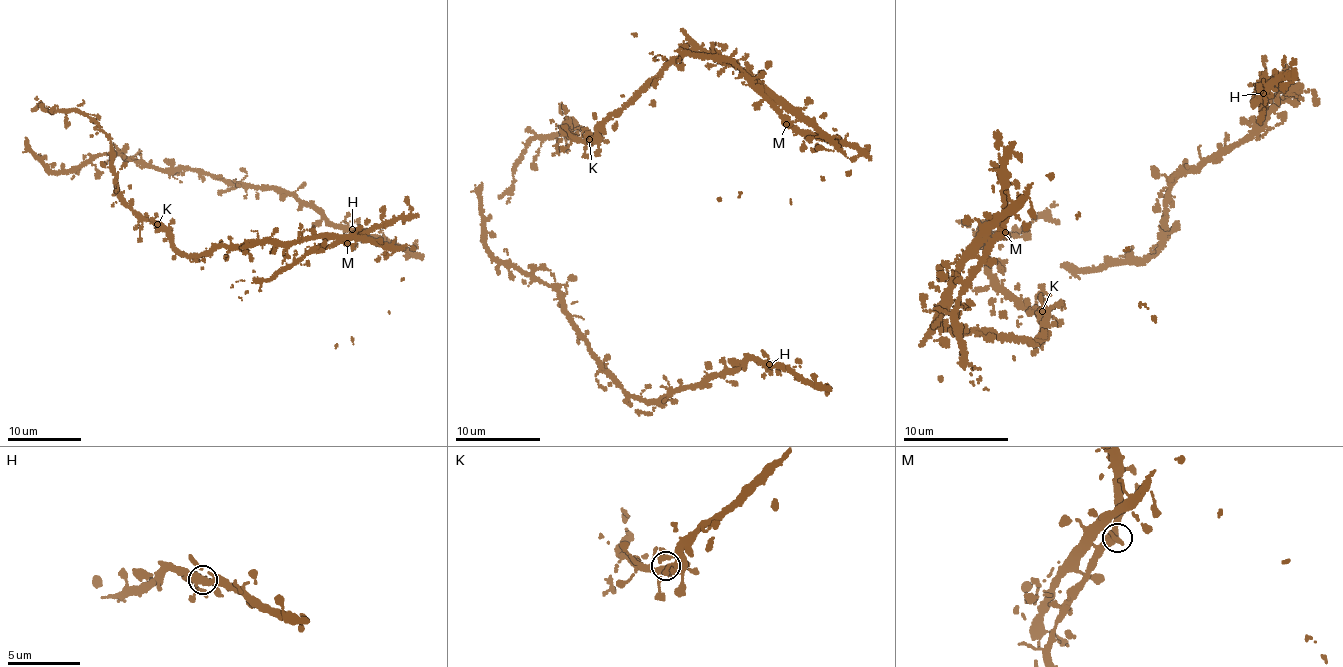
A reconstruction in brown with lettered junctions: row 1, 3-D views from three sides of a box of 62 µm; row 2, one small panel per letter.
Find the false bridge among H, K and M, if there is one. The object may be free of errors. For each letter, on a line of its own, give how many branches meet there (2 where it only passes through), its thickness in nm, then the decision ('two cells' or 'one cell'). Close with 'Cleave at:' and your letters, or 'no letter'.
H: 4 | 360 nm | one cell
K: 4 | 360 nm | one cell
M: 3 | 320 nm | one cell
Cleave at: no letter

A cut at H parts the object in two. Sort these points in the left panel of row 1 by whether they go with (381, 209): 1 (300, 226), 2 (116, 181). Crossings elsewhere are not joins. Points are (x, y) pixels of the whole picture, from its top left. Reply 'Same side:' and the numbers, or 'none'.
Same side: 1, 2

